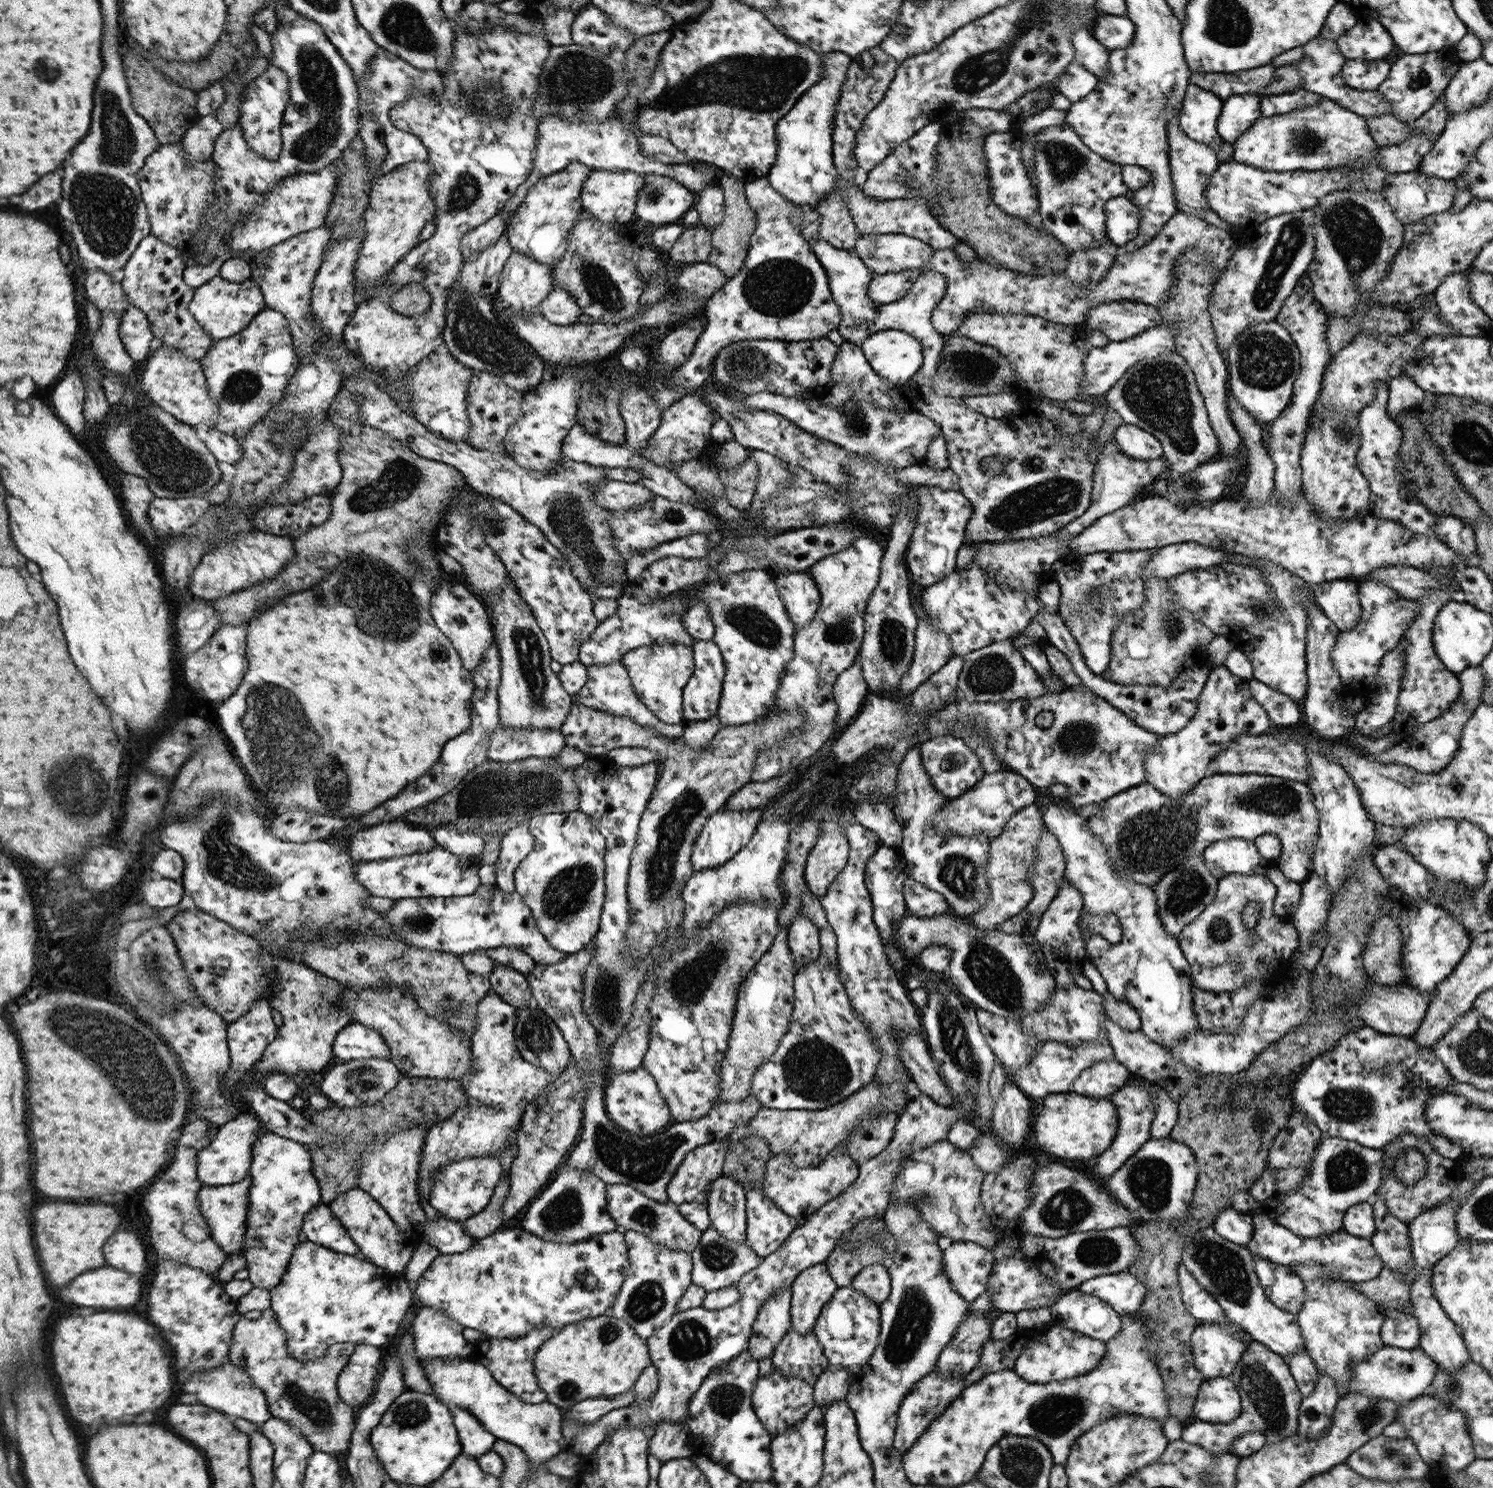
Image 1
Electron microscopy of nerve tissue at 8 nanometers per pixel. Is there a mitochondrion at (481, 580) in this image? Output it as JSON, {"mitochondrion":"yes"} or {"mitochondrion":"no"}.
{"mitochondrion":"no"}

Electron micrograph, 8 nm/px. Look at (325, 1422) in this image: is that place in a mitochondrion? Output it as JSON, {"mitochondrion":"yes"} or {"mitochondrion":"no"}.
{"mitochondrion":"yes"}

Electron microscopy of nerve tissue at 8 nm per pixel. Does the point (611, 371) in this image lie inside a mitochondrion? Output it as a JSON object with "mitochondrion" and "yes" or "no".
{"mitochondrion":"yes"}

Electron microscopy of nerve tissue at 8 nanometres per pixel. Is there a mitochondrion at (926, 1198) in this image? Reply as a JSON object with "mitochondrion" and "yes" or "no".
{"mitochondrion":"yes"}

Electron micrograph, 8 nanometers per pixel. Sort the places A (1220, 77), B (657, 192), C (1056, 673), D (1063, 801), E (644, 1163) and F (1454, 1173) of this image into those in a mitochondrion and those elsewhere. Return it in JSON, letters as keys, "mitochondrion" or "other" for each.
{"A":"other","B":"mitochondrion","C":"other","D":"other","E":"mitochondrion","F":"other"}

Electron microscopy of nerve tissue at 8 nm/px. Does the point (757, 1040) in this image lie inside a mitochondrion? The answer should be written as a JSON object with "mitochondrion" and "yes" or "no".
{"mitochondrion":"yes"}

